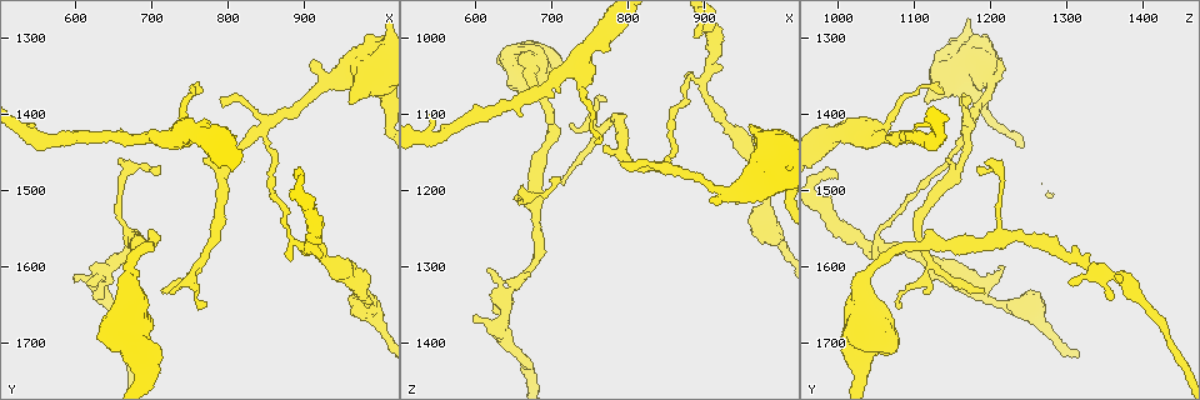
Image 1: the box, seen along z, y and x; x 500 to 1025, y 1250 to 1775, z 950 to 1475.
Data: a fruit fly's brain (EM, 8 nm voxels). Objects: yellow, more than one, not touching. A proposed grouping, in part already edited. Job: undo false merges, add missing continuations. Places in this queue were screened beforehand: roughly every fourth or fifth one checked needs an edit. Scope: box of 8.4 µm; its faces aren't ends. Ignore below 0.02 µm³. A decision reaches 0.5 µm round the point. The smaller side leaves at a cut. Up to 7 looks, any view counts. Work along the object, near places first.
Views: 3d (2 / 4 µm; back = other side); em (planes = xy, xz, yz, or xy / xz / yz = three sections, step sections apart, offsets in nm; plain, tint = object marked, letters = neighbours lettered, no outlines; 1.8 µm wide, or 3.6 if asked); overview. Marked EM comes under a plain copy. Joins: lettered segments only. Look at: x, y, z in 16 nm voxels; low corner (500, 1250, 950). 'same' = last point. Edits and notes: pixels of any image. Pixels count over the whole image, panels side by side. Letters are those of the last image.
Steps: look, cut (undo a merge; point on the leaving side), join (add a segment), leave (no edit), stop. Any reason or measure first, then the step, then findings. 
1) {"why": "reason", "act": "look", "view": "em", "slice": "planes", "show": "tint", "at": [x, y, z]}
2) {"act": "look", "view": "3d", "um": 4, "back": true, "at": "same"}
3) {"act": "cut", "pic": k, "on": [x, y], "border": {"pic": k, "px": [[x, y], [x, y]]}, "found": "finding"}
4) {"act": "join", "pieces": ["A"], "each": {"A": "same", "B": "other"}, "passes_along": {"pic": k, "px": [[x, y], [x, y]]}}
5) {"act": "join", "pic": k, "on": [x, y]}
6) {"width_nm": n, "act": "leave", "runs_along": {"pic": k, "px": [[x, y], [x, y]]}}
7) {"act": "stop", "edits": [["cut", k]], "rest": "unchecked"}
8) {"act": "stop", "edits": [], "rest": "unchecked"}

{"why": "free end", "act": "look", "view": "em", "slice": "xz", "step": 4, "show": "tint", "at": [910, 1325, 1205]}

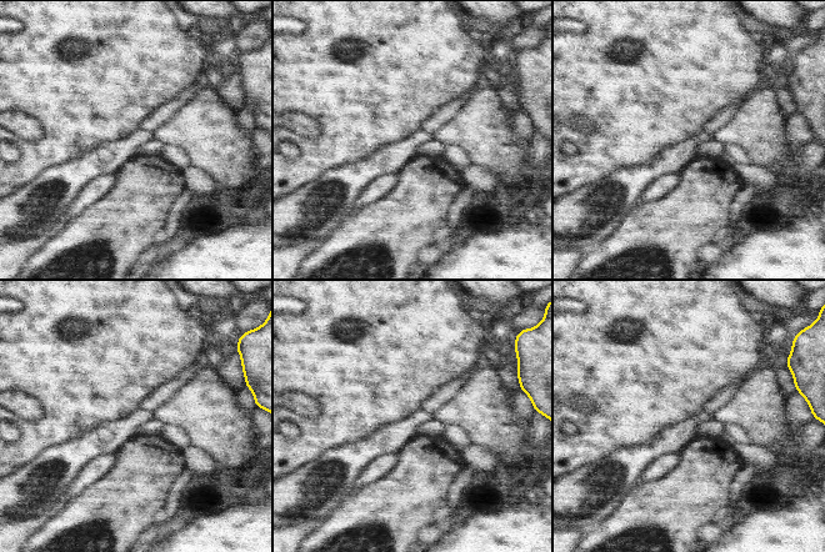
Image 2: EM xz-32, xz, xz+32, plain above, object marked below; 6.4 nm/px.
{"act": "look", "view": "em", "slice": "planes", "show": "letters", "at": "same"}

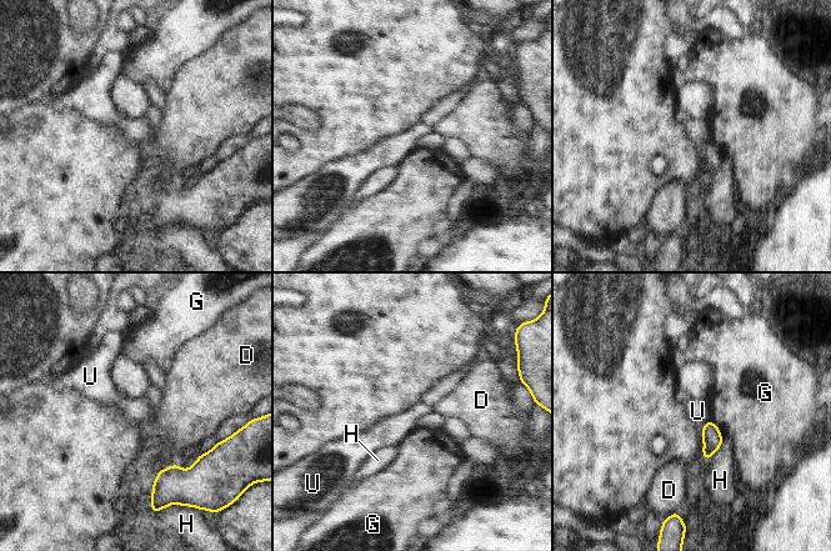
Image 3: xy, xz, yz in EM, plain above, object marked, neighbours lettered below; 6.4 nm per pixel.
{"act": "leave", "each": {"D": "other", "G": "other", "H": "other", "U": "other"}, "border": {"pic": 3, "px": [[711, 420], [707, 420], [700, 431]]}, "found": "none of them fits"}

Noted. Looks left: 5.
{"why": "free end", "act": "look", "view": "3d", "um": 2, "at": [620, 1640, 1365]}

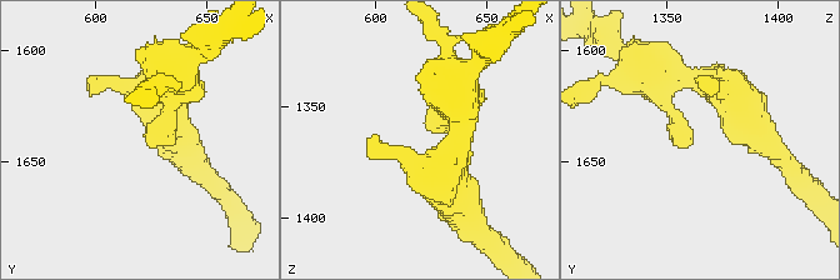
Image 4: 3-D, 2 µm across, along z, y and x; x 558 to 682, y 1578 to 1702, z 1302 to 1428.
{"why": "now the EM", "act": "look", "view": "em", "slice": "planes", "show": "letters", "at": [621, 1639, 1360]}

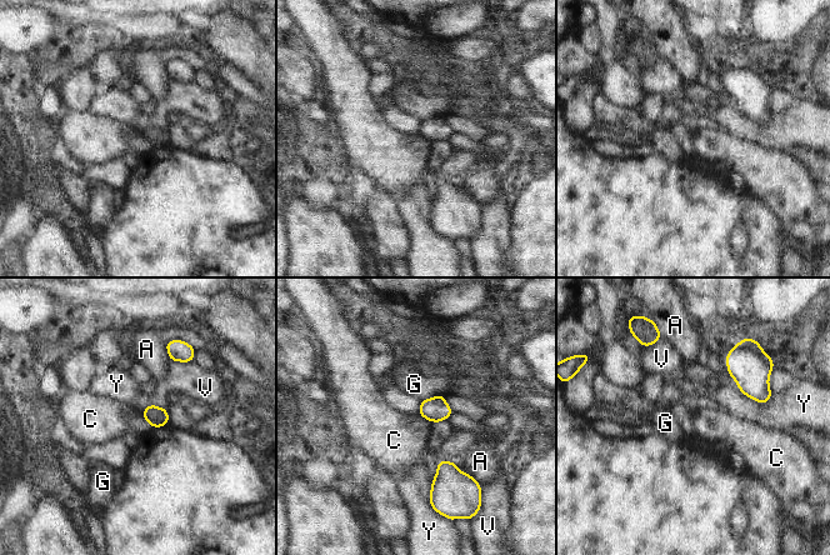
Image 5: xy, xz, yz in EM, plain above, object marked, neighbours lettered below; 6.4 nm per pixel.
{"longest_contact_nm": ["Y", 240], "act": "leave", "each": {"A": "other", "C": "other", "G": "other", "V": "other", "Y": "other"}, "border": {"pic": 5, "px": [[140, 413], [153, 428]]}, "found": "none of them fits"}

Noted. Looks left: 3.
{"why": "branch stops here", "act": "look", "view": "em", "slice": "planes", "show": "letters", "at": [545, 1415, 1100]}

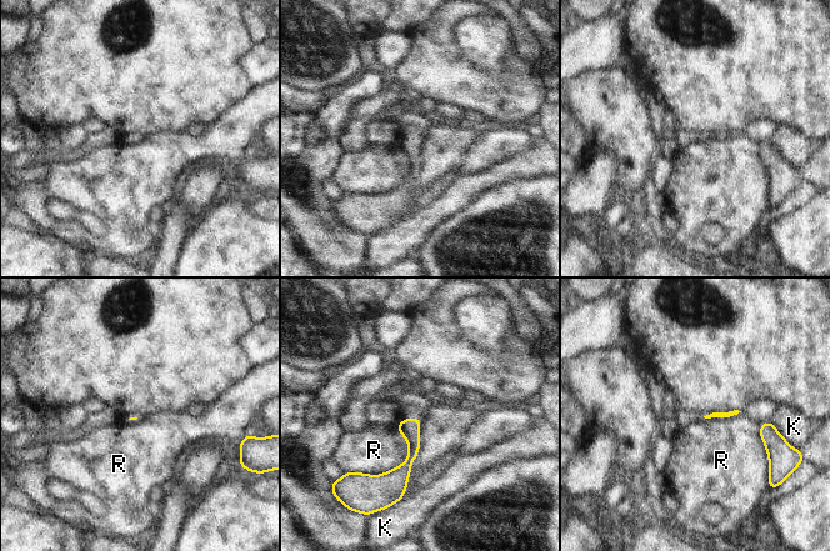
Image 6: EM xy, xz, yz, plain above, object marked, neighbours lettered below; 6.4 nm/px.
{"act": "leave", "each": {"K": "other", "R": "other"}, "runs_along": {"pic": 6, "px": [[414, 420], [401, 490]]}, "found": "no lettered segment goes on from it"}

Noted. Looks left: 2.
{"act": "stop", "edits": [], "rest": "unchecked"}

